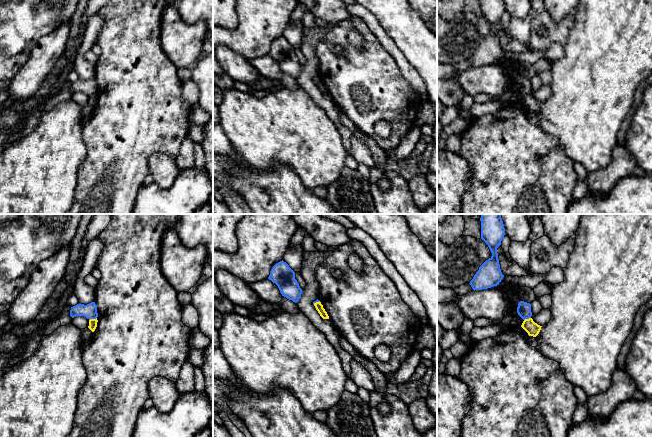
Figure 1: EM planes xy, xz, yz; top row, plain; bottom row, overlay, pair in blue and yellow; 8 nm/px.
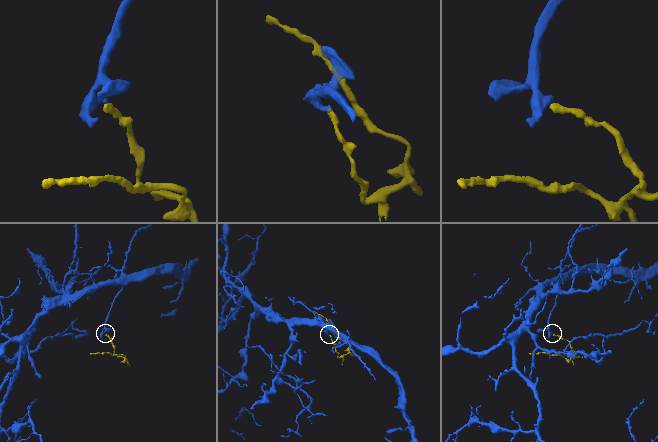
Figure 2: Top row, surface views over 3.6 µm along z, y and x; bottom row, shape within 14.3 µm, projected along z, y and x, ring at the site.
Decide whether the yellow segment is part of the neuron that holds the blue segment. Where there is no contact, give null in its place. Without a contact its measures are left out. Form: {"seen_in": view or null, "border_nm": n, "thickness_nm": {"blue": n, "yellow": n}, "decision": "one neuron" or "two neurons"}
{"seen_in": "xy", "border_nm": 70, "thickness_nm": {"blue": 120, "yellow": 70}, "decision": "two neurons"}

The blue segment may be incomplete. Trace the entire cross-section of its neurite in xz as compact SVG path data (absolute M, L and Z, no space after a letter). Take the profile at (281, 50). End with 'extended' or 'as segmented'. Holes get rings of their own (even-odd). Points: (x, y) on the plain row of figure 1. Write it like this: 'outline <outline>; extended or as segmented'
outline M283 36L272 43L268 55L278 62L282 72L287 75L297 79L301 74L302 65L295 55L295 48Z; as segmented

